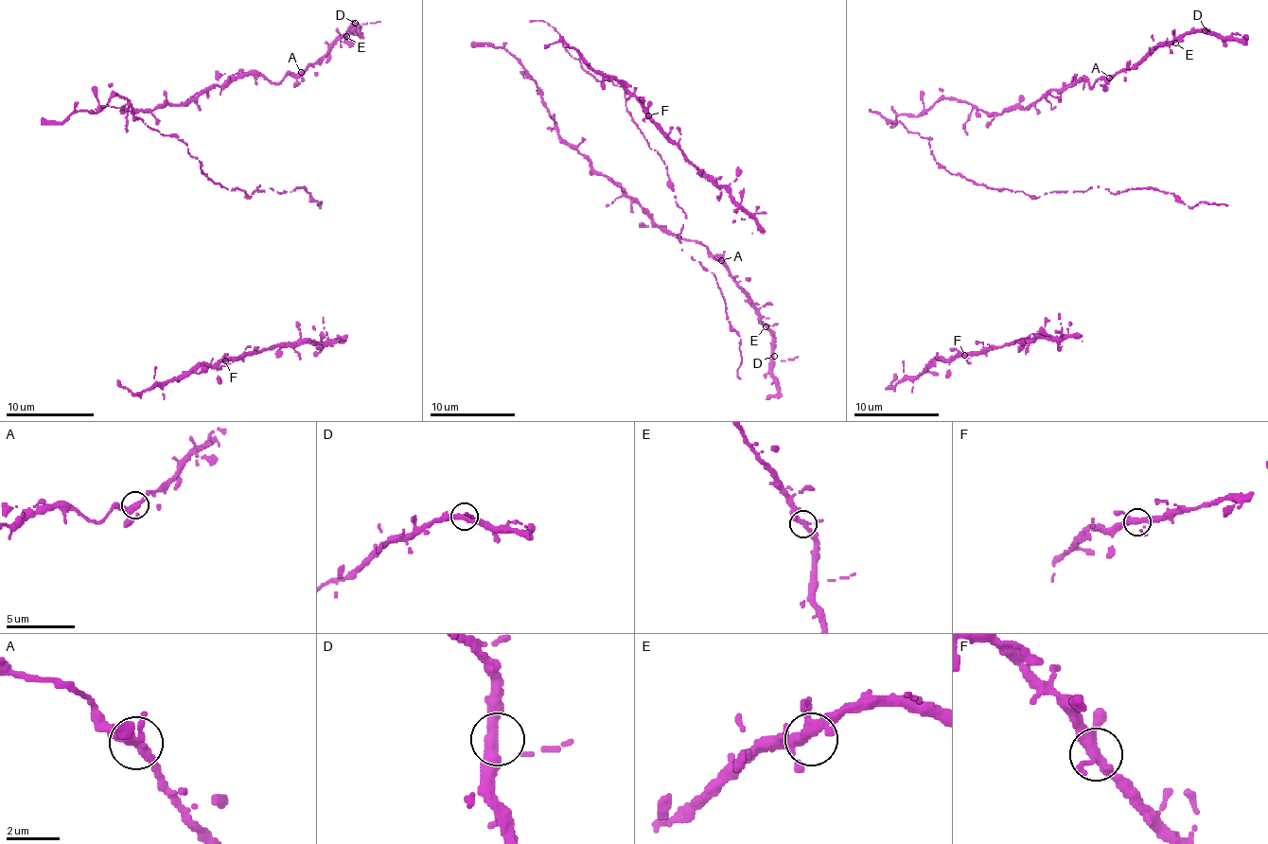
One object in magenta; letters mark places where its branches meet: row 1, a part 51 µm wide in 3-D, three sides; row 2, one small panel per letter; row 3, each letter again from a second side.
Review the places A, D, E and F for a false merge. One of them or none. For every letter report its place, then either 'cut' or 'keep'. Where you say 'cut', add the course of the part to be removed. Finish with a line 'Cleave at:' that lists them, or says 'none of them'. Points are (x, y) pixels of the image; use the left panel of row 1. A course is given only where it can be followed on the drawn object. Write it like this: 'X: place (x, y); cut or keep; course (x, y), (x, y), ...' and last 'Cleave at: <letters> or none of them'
A: place (301, 72); keep
D: place (355, 23); keep
E: place (346, 36); keep
F: place (225, 360); keep
Cleave at: none of them

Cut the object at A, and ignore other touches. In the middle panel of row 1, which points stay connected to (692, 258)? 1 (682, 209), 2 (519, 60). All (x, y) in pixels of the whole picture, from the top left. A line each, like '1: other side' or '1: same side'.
1: same side
2: other side

